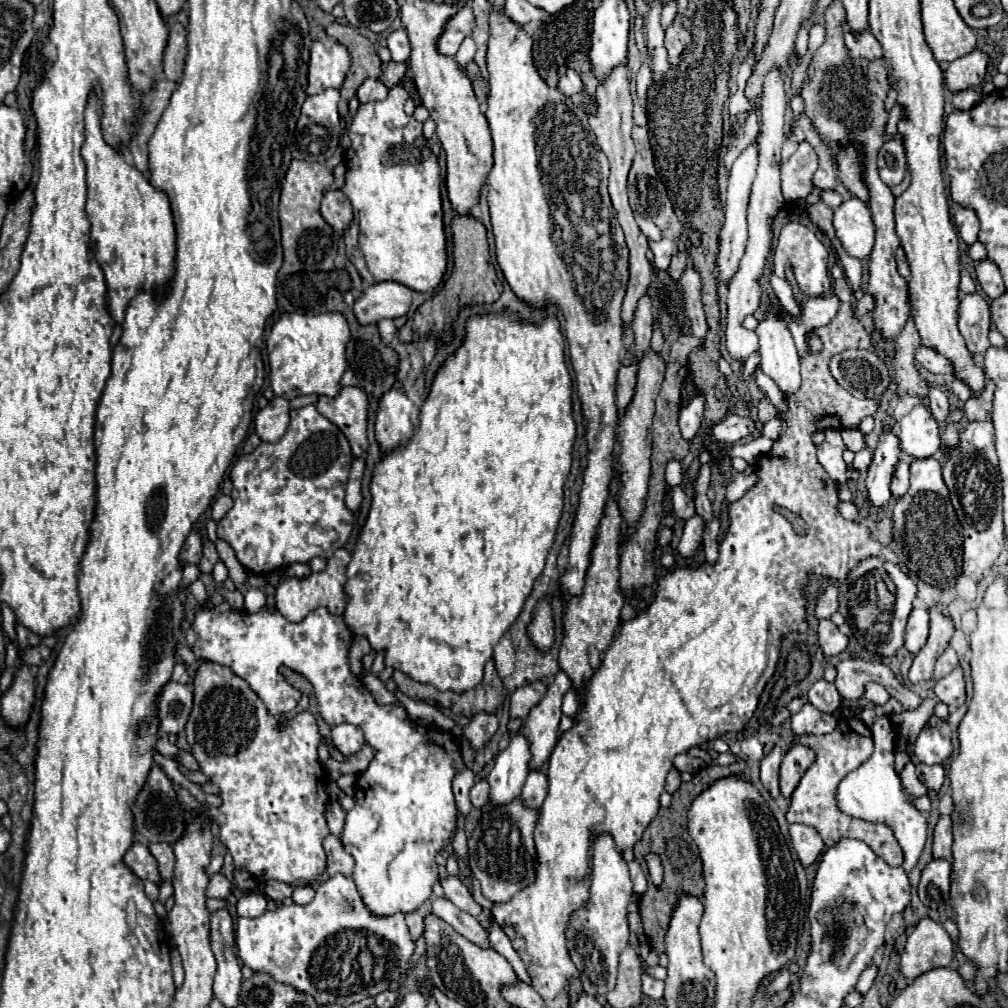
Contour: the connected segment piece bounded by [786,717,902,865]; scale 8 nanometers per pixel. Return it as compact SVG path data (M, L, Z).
M840 717L838 725L832 733L826 735L794 735L792 743L802 743L808 749L816 753L814 763L808 767L804 777L800 779L796 791L790 799L790 809L786 813L788 823L804 823L814 827L820 837L824 839L826 847L836 845L842 837L860 839L866 845L874 849L876 855L880 855L888 865L900 865L902 863L902 849L896 843L896 837L892 835L892 829L884 823L870 823L864 819L856 819L850 815L844 815L836 807L836 787L838 783L856 767L860 767L874 751L874 741L870 729L858 719L858 717Z

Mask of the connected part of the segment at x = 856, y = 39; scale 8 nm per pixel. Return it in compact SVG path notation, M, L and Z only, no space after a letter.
M868 29L862 35L846 33L846 47L848 47L850 55L858 55L858 57L878 59L878 57L884 55L884 49L880 47L880 41Z

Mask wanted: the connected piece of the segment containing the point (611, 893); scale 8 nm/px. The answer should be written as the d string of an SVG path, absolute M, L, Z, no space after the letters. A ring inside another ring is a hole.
M606 831L594 837L592 845L592 875L590 875L590 897L584 905L572 911L568 927L564 931L570 959L574 961L584 991L592 997L604 999L608 991L616 985L618 955L628 945L628 903L632 899L632 881L628 873L628 863L622 853L616 849L612 835Z

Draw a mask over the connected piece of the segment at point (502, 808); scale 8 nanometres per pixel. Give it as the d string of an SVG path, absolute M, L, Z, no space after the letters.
M516 797L512 803L492 807L478 819L468 839L470 869L480 881L484 897L488 897L492 903L508 903L512 895L536 879L536 819L540 819L540 809L528 807L520 797Z

